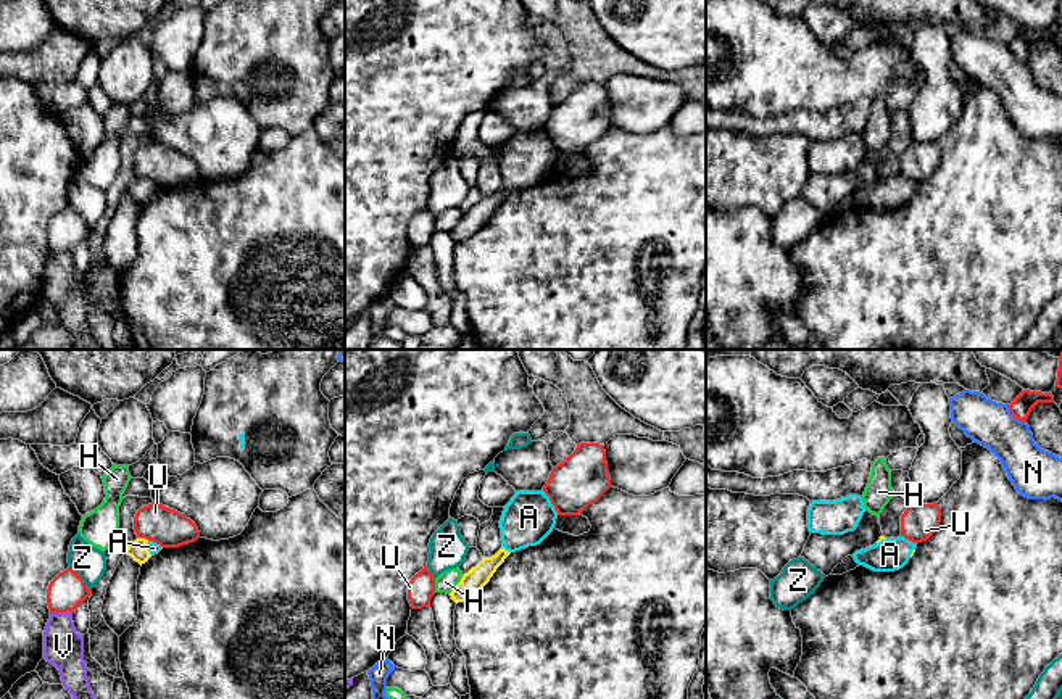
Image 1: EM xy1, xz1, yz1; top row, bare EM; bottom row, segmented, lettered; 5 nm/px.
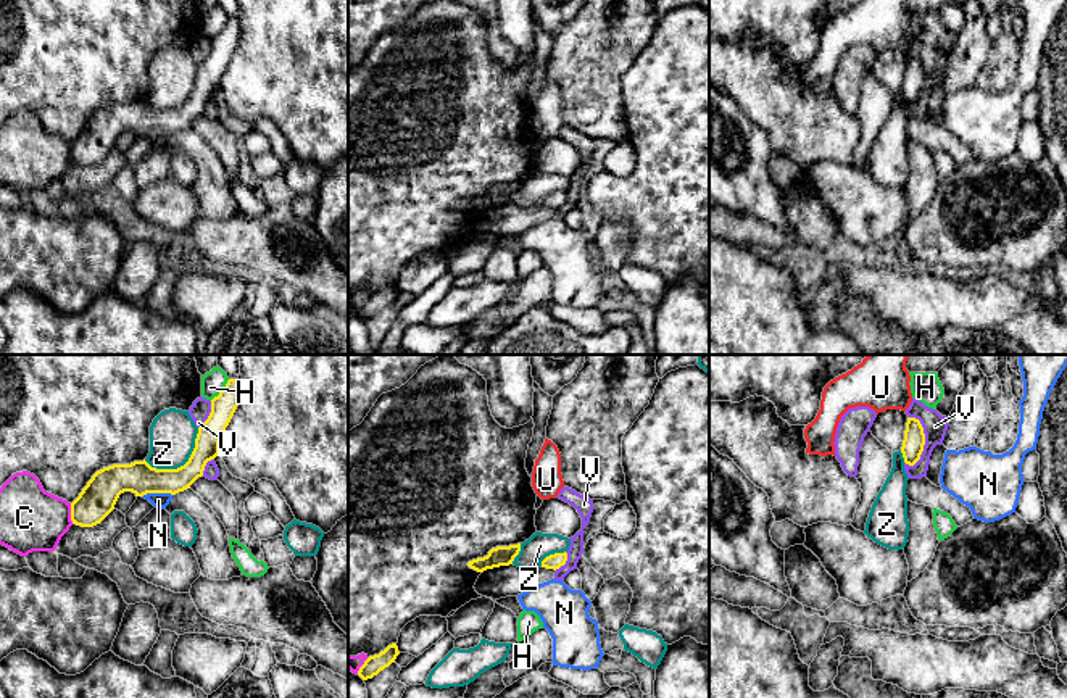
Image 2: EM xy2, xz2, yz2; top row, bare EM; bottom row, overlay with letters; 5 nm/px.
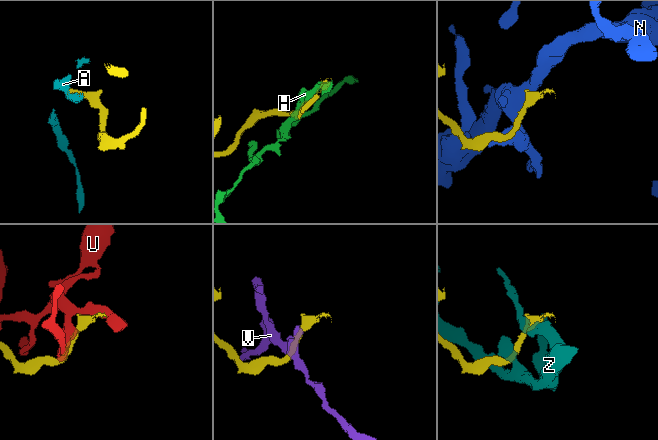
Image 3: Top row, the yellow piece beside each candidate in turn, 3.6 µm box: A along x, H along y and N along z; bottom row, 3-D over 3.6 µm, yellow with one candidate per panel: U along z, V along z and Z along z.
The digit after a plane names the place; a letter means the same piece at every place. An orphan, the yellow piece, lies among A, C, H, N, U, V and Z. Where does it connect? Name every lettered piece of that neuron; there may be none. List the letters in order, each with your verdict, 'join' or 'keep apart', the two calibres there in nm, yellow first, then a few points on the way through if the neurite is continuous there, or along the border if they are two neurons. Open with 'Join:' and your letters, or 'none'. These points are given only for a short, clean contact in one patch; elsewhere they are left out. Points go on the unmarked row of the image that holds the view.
Join: A
A: join; 110 nm thick on the yellow side, 260 nm on the other; runs through xz1 (477, 216), (505, 189), (529, 157)
C: keep apart; 180 nm thick on the yellow side, 320 nm on the other
H: keep apart; 130 nm thick on the yellow side, 110 nm on the other; border along xy2 (229, 18), (210, 39)
N: keep apart; 160 nm thick on the yellow side, 80 nm on the other; border along xy2 (173, 132), (145, 132), (142, 136)
U: keep apart; 90 nm thick on the yellow side, 190 nm on the other
V: keep apart; 110 nm thick on the yellow side, 120 nm on the other; border along yz2 (908, 55), (919, 60), (924, 73), (924, 89), (913, 105)
Z: keep apart; 160 nm thick on the yellow side, 240 nm on the other

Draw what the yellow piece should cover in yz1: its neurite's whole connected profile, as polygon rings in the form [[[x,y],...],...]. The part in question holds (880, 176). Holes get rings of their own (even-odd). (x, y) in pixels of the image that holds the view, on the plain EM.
[[[904,176],[880,179],[865,188],[853,193],[859,205],[864,205],[873,211],[894,211],[902,208],[914,195],[917,184]]]

